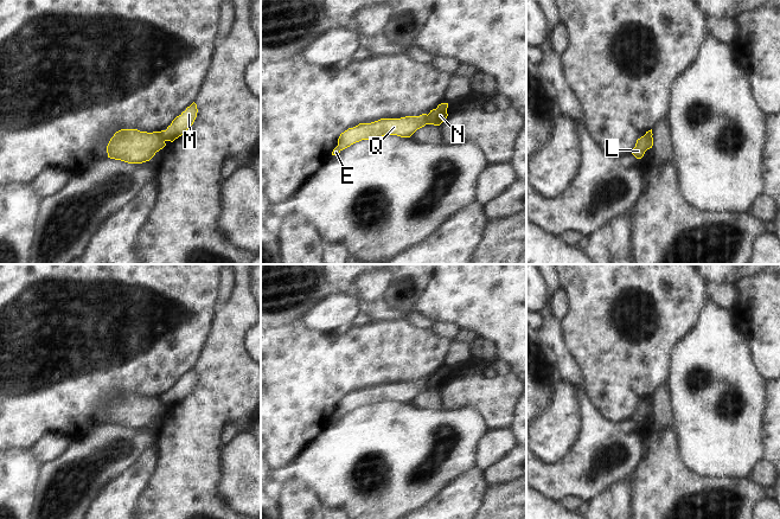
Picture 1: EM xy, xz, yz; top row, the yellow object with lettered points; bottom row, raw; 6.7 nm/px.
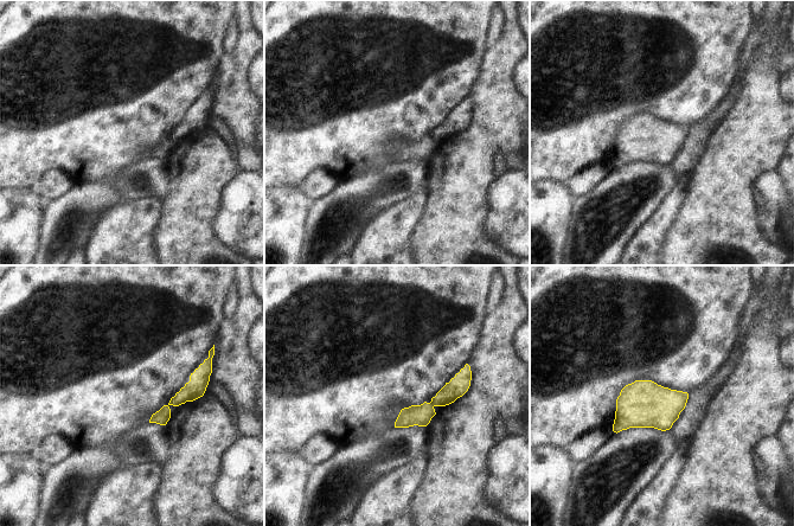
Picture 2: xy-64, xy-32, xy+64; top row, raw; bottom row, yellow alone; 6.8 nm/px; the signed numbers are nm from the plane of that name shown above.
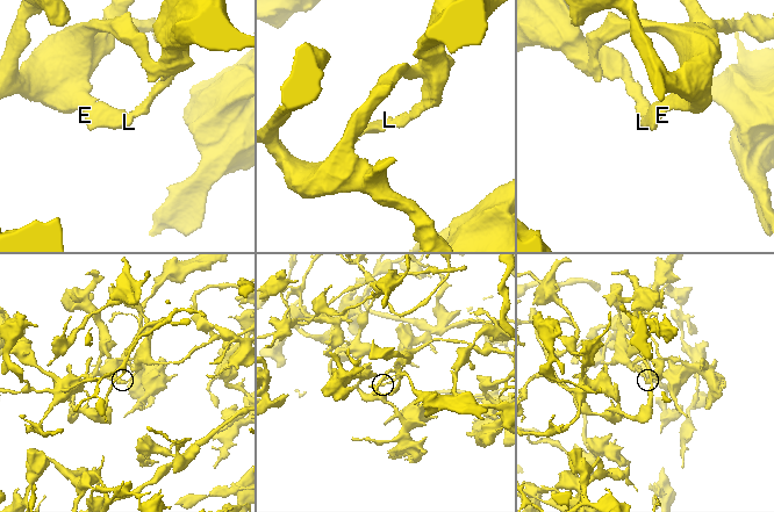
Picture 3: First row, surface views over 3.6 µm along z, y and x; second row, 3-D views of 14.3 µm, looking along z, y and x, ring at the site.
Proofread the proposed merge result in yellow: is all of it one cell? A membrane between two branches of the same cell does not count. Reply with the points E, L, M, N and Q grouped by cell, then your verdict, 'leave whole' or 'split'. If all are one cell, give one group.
E L Q / M N; split

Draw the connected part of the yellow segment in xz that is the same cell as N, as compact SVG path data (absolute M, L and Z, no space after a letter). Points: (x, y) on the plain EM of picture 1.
M441 369L427 380L427 390L440 391L448 382L448 369Z

